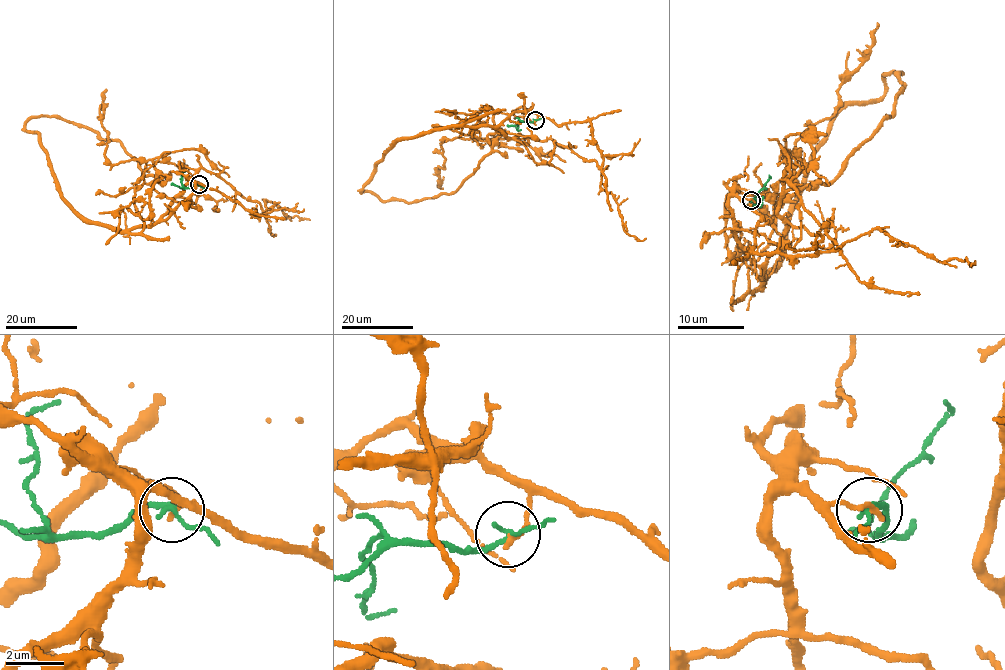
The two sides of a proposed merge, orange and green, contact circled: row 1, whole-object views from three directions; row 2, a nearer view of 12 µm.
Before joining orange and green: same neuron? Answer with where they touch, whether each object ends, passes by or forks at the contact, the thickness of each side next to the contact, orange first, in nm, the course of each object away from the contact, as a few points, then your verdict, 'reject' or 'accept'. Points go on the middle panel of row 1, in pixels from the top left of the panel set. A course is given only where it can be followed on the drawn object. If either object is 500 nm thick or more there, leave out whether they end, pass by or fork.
(535, 120) | orange ends | green passes by | 200/160 nm | orange via (534, 120), (537, 115), (531, 108), (517, 110), (499, 125), (455, 126), (399, 139), (377, 162), (364, 190) | green via (534, 120), (519, 120), (517, 129), (521, 129) | reject

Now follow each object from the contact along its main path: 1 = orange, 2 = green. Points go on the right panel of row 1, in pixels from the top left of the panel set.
1: (752, 200), (728, 199), (733, 235), (762, 283), (782, 253), (815, 145), (848, 104), (885, 92), (882, 75)
2: (752, 200), (755, 204), (752, 204), (768, 180), (768, 175)

